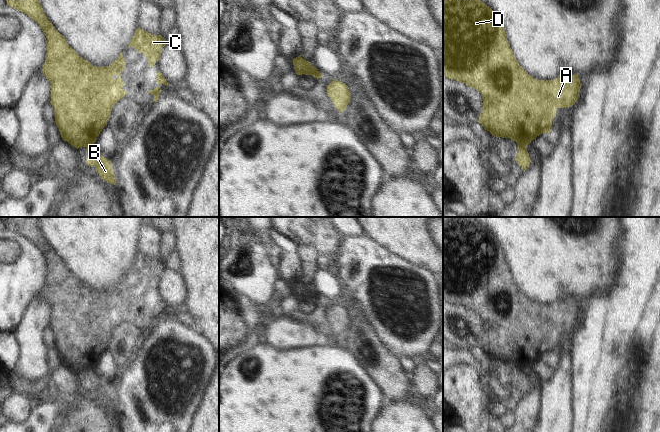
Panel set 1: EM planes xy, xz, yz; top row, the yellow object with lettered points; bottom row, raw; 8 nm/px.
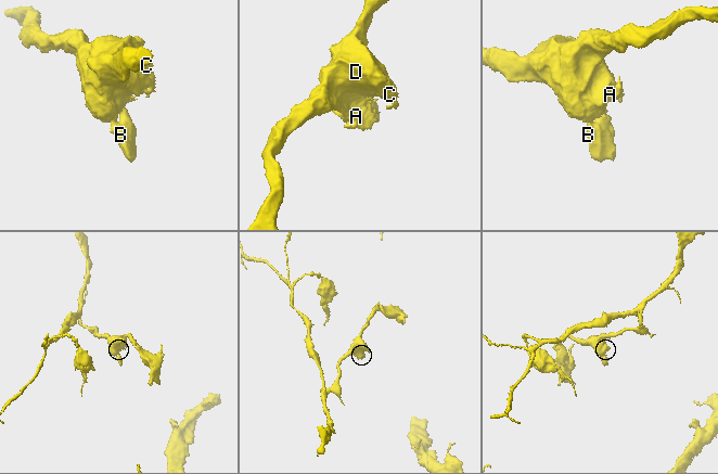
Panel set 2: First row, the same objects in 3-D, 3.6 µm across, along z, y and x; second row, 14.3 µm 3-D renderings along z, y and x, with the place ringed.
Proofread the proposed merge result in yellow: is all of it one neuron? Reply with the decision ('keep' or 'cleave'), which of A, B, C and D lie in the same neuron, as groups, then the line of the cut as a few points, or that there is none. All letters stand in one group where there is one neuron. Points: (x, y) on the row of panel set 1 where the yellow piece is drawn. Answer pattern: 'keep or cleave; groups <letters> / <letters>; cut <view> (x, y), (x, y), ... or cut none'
cleave; groups A C D / B; cut yz (518, 143), (526, 146)

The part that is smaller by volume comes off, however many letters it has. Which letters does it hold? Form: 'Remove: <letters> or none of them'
Remove: B.

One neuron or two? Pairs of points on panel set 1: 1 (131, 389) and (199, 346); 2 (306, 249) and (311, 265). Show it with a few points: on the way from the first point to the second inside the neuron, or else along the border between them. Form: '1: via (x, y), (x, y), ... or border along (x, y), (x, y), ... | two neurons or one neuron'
1: via (146, 367), (147, 353), (162, 339), (177, 343) | one neuron
2: via (308, 253), (309, 261) | one neuron

